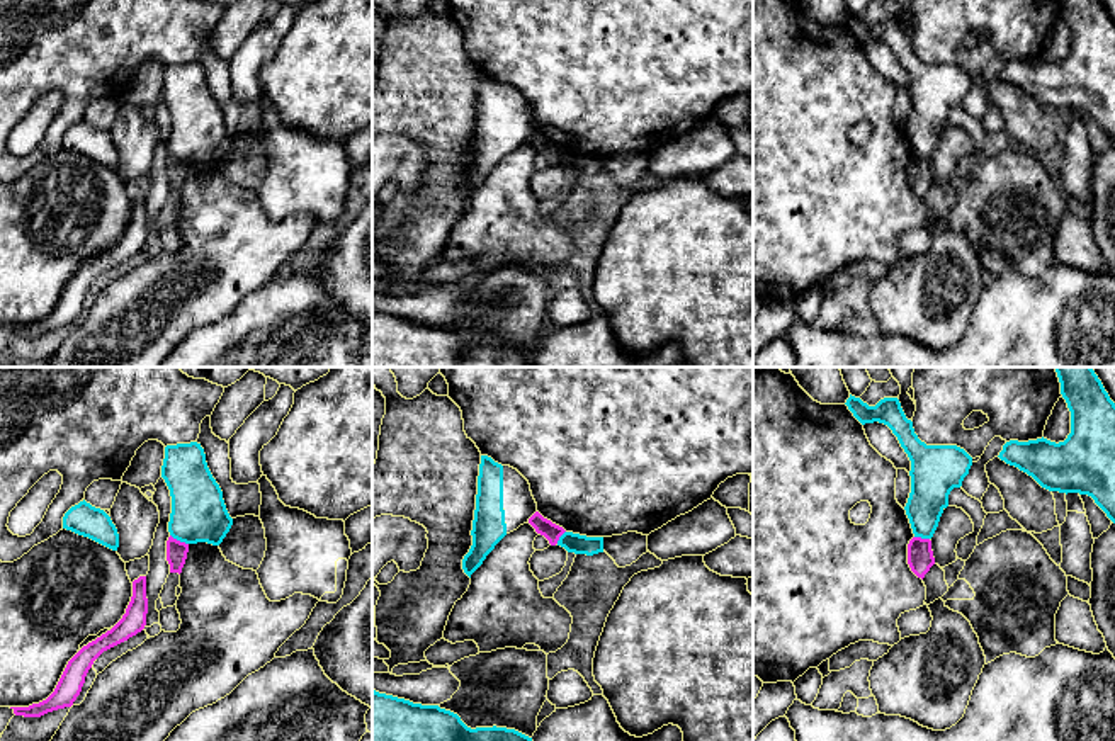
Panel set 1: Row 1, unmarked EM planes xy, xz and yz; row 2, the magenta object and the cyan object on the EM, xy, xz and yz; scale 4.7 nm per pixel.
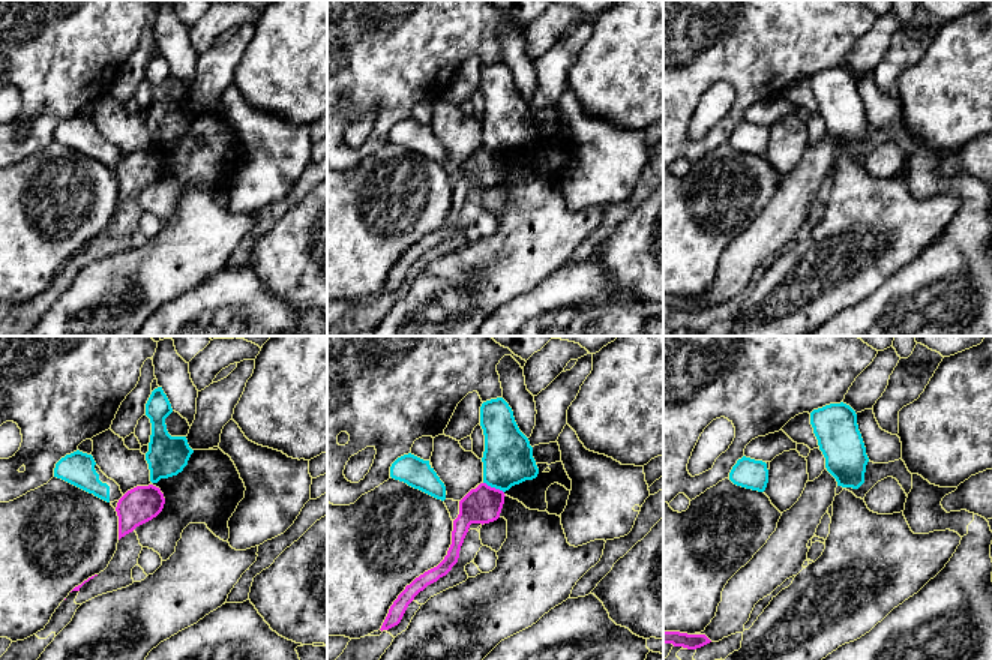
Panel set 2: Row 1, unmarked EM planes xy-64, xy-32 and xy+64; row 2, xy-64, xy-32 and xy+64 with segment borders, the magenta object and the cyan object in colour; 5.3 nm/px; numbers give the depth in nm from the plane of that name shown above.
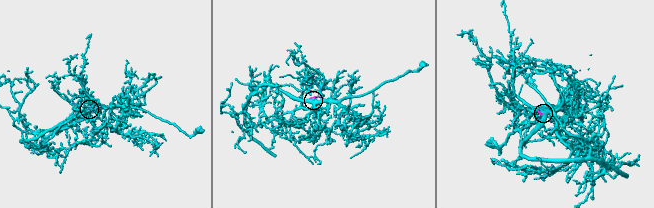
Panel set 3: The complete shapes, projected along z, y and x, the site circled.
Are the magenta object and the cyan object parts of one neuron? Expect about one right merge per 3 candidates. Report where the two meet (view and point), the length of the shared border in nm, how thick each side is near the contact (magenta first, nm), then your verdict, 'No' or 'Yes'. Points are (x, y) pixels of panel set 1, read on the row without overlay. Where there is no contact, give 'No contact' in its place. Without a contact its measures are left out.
Touches magenta at xy (179, 160). Shared border 100 nm. Thickness 100 nm (magenta) against 260 nm. No

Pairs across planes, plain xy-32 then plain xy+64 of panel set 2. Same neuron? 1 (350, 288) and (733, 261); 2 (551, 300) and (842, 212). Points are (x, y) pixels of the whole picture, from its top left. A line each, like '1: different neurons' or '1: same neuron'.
1: different neurons
2: different neurons

